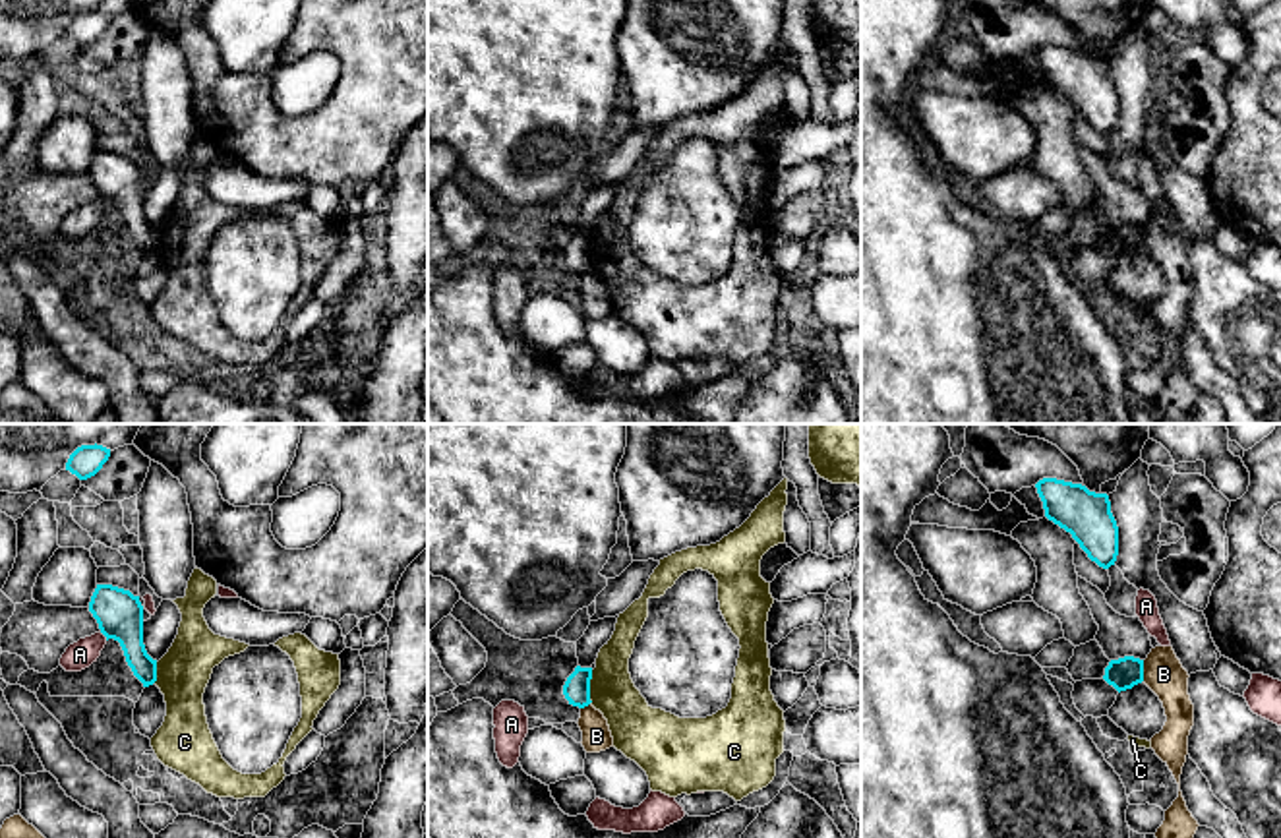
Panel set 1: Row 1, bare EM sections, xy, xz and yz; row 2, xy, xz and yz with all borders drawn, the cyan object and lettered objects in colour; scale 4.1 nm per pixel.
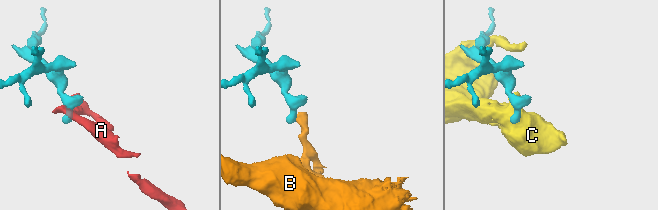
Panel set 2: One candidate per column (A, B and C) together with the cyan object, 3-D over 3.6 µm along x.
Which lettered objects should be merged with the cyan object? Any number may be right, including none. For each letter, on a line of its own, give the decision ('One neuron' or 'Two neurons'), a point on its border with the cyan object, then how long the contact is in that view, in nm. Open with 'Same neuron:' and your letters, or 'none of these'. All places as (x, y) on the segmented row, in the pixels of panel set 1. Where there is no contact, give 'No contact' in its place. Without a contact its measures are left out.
Same neuron: none of these
A: Two neurons. Touches cyan at xy (103, 633). Shared border 50 nm
B: Two neurons. Touches cyan at yz (1142, 670). Shared border 90 nm
C: Two neurons. Touches cyan at xz (589, 688). Shared border 140 nm

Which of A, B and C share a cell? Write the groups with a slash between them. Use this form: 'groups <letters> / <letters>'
groups A / B / C

